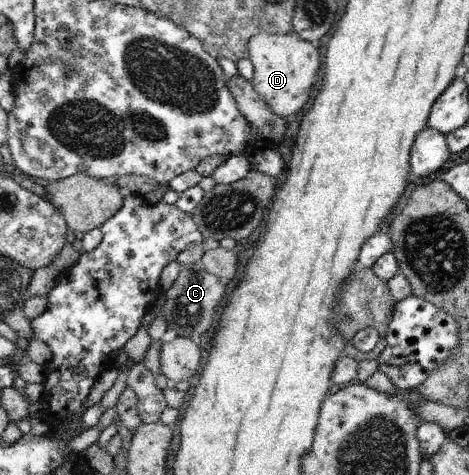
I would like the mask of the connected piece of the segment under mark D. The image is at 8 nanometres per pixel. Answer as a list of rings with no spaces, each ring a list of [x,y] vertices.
[[[294,30],[283,35],[258,33],[250,38],[247,49],[253,64],[251,83],[254,90],[277,117],[292,118],[310,100],[310,92],[320,70],[318,50],[311,42],[302,40]]]

